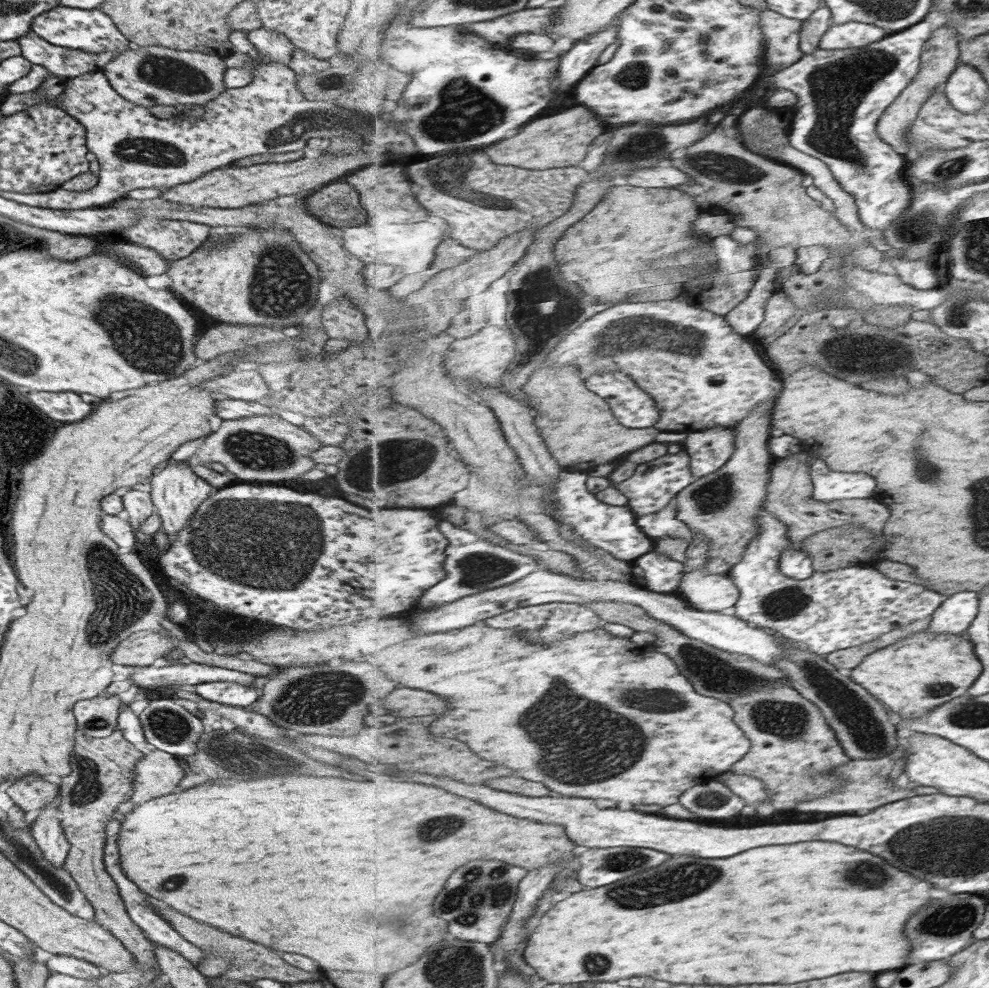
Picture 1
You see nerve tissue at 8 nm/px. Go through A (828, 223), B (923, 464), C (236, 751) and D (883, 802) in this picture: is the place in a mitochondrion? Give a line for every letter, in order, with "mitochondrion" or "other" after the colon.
A: other
B: mitochondrion
C: mitochondrion
D: other

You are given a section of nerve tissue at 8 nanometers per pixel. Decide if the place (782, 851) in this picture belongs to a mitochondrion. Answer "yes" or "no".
no

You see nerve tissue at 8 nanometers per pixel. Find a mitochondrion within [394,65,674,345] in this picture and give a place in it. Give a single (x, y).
(465, 113)

